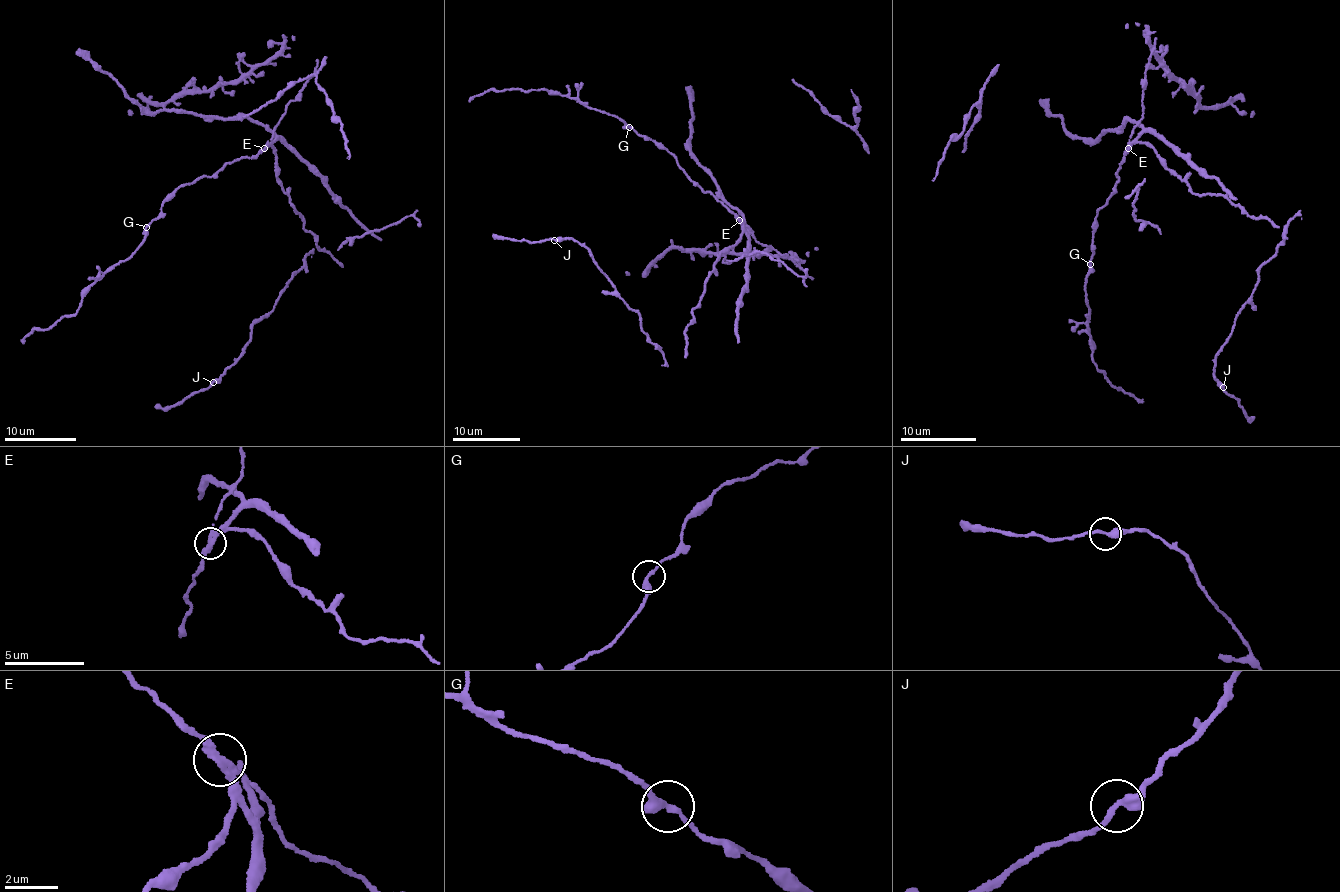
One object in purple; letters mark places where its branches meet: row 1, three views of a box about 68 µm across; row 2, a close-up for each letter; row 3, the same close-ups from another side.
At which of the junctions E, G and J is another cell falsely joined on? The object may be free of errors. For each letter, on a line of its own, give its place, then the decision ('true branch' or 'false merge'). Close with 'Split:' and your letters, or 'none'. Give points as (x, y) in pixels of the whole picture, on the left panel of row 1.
E: at (264, 148); false merge
G: at (146, 227); true branch
J: at (213, 382); true branch
Split: E

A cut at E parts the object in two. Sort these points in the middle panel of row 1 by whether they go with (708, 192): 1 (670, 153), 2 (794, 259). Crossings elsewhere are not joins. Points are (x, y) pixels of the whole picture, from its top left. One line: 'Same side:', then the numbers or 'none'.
Same side: 1, 2

